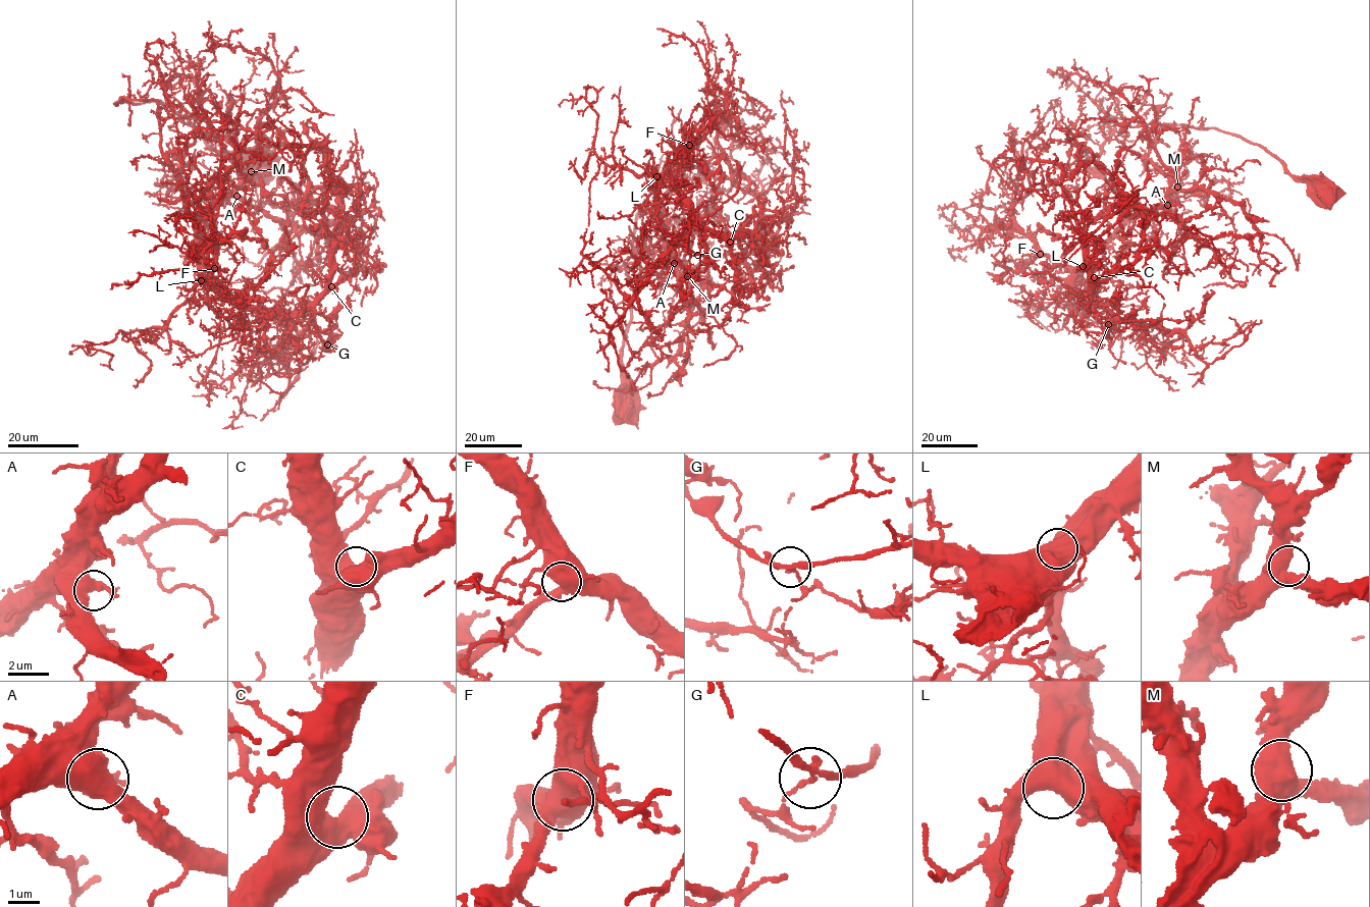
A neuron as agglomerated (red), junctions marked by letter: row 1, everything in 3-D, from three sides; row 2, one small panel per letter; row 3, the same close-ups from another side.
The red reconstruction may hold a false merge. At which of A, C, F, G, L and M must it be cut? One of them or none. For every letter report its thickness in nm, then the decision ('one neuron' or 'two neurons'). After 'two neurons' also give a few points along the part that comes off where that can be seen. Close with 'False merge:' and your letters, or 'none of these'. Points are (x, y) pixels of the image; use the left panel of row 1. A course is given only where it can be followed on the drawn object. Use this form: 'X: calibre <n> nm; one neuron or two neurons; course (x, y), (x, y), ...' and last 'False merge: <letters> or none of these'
A: calibre 550 nm; one neuron
C: calibre 700 nm; one neuron
F: calibre 600 nm; one neuron
G: calibre 130 nm; two neurons; course (326, 344), (296, 320), (290, 334), (292, 341), (279, 361), (278, 372), (302, 370), (308, 366)
L: calibre 650 nm; one neuron
M: calibre 600 nm; one neuron
False merge: G

